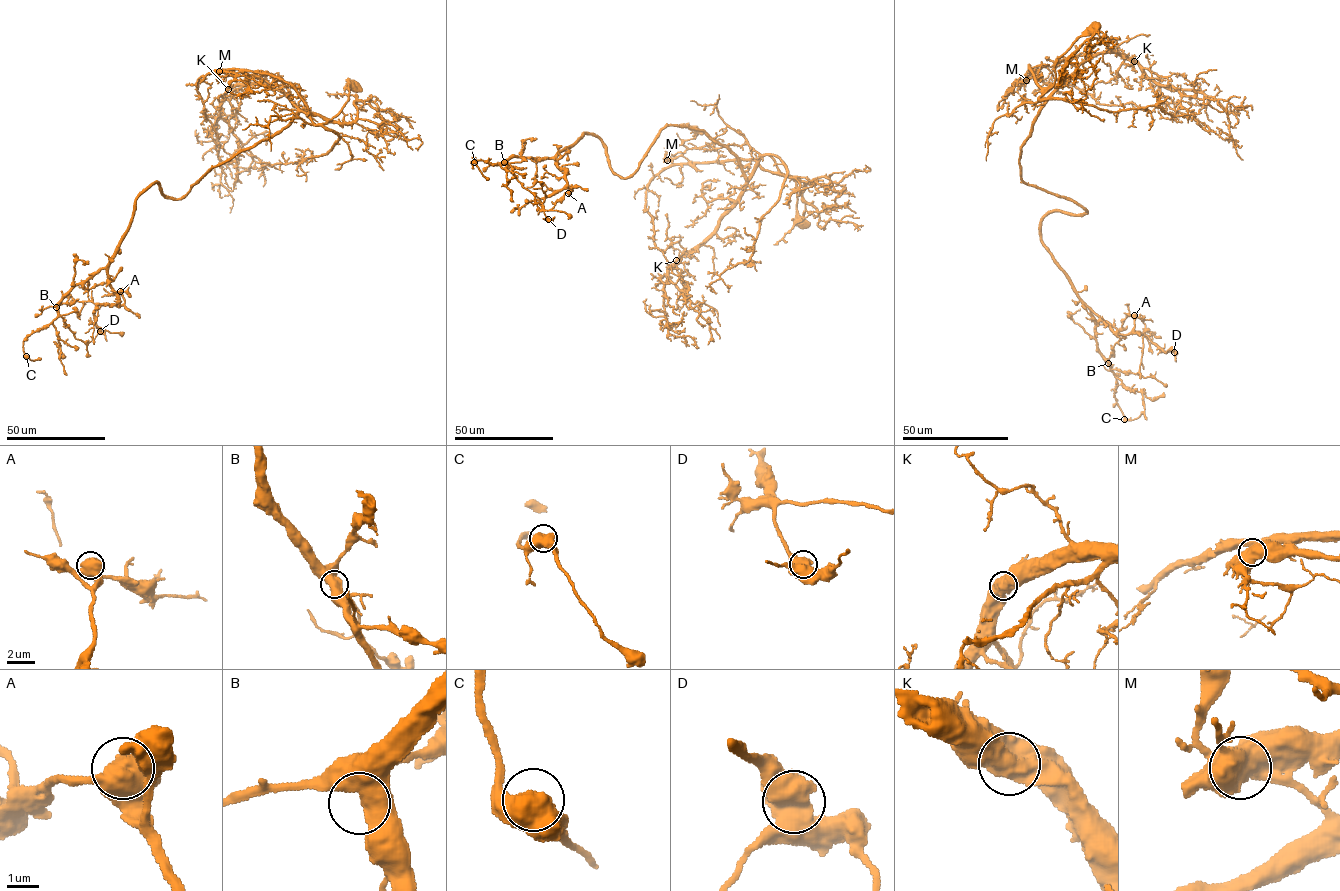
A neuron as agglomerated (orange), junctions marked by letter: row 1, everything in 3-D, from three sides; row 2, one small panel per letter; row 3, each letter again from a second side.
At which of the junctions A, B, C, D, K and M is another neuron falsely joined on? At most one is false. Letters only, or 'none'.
M

